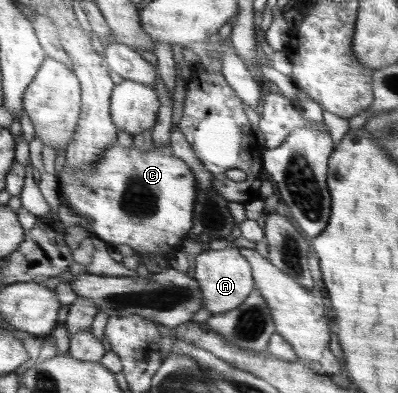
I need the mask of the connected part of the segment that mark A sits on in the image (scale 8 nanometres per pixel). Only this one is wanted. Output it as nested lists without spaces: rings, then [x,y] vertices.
[[[207,247],[199,256],[196,256],[195,262],[195,278],[199,280],[203,292],[203,307],[206,307],[213,315],[237,308],[255,289],[250,261],[237,247],[226,247],[221,250]]]

